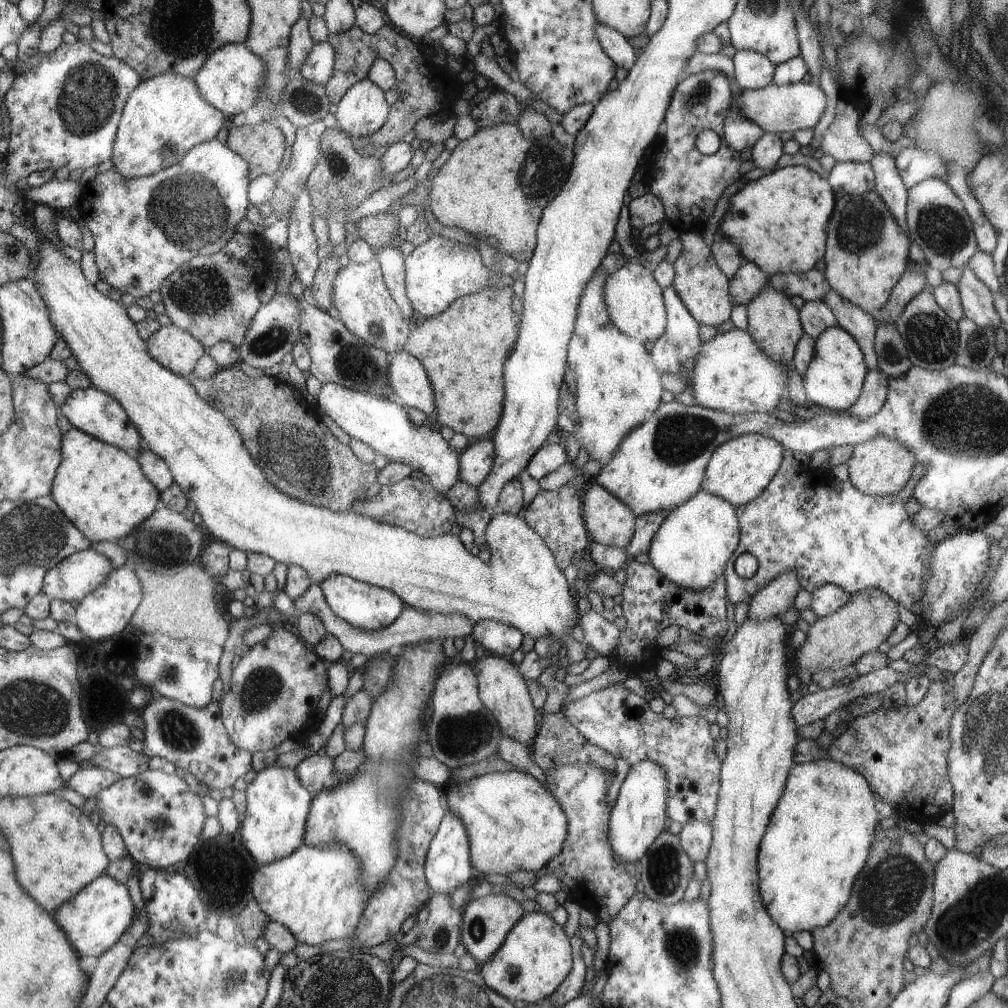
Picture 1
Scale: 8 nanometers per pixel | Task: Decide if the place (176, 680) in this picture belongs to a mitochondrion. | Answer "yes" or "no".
yes

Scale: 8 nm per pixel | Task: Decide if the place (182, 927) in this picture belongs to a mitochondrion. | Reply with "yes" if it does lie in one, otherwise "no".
yes

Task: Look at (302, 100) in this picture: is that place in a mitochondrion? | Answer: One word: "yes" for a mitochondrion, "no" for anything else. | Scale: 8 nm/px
yes

